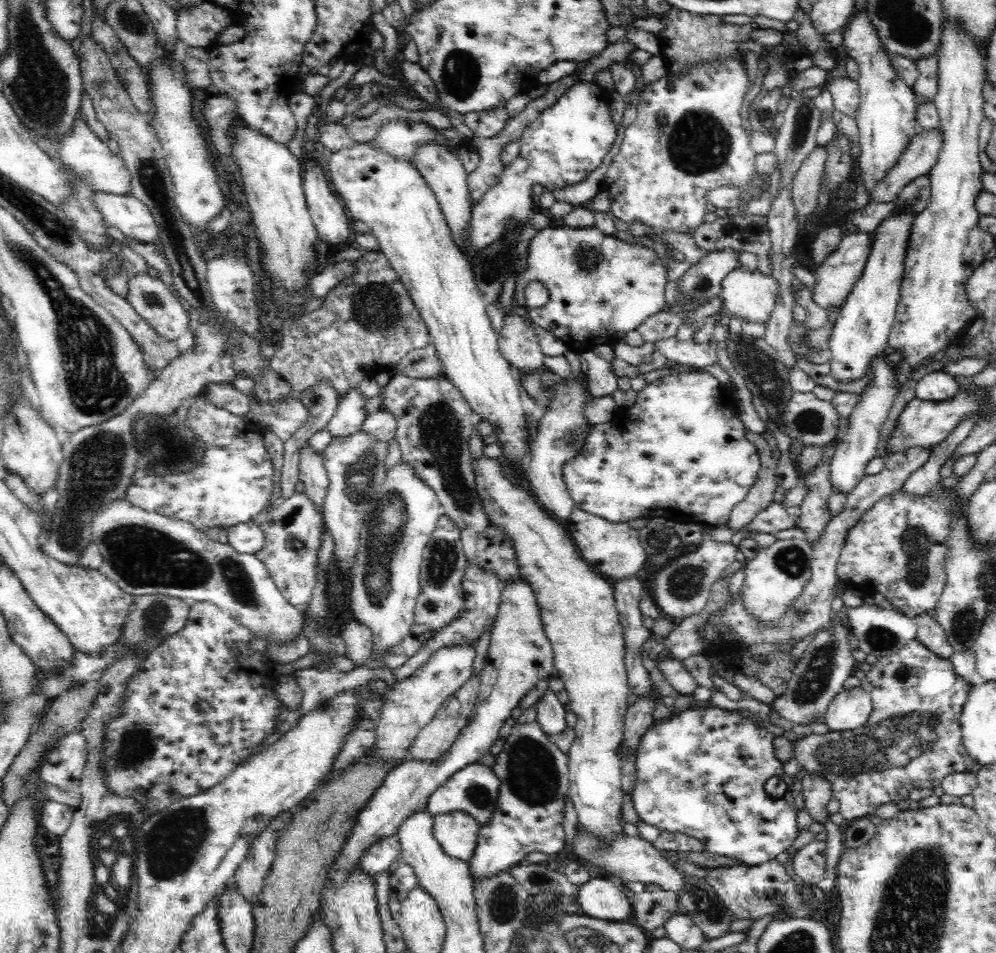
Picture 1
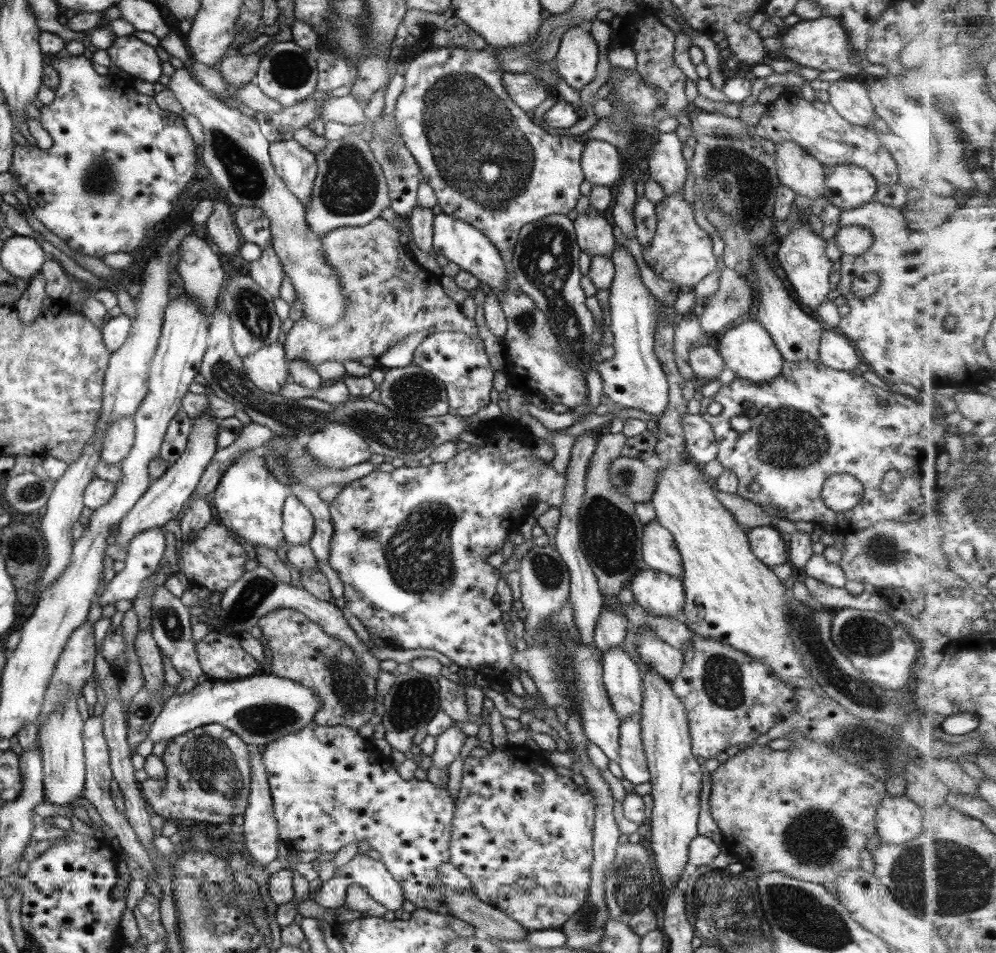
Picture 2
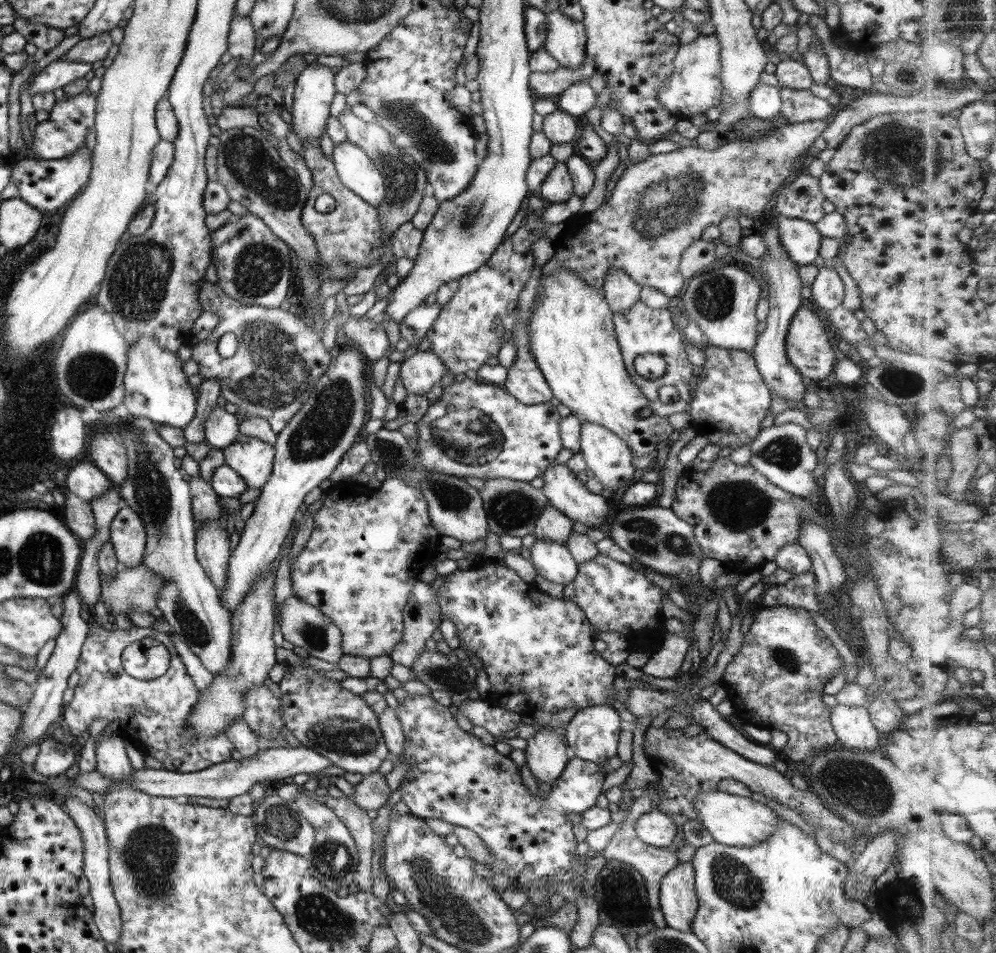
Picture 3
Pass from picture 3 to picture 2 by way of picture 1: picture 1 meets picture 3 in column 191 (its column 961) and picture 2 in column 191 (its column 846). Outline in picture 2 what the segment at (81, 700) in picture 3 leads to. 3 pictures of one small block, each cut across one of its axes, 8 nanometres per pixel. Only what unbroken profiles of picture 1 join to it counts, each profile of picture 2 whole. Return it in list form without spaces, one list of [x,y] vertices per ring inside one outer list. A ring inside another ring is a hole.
[[[209,723],[192,729],[182,740],[167,741],[165,747],[166,752],[162,756],[165,776],[159,780],[148,779],[147,783],[140,785],[140,793],[145,795],[143,800],[152,817],[176,819],[181,824],[208,824],[214,827],[221,823],[232,824],[234,816],[244,814],[250,794],[249,750],[234,732],[224,726]]]

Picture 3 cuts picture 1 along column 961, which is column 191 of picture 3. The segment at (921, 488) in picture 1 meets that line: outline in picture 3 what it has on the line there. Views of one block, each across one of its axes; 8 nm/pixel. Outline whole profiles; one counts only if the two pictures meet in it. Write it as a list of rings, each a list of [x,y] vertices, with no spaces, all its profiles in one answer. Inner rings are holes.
[[[202,379],[202,383],[195,388],[195,395],[194,418],[190,424],[182,428],[184,442],[193,442],[193,444],[204,442],[204,423],[219,398],[219,381],[217,379]]]

